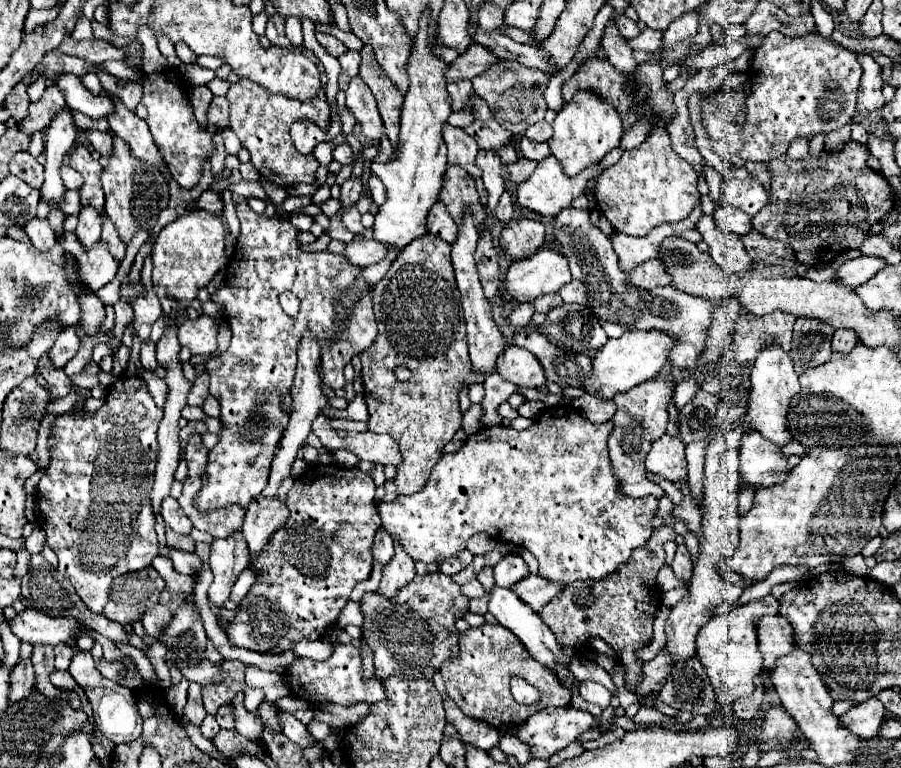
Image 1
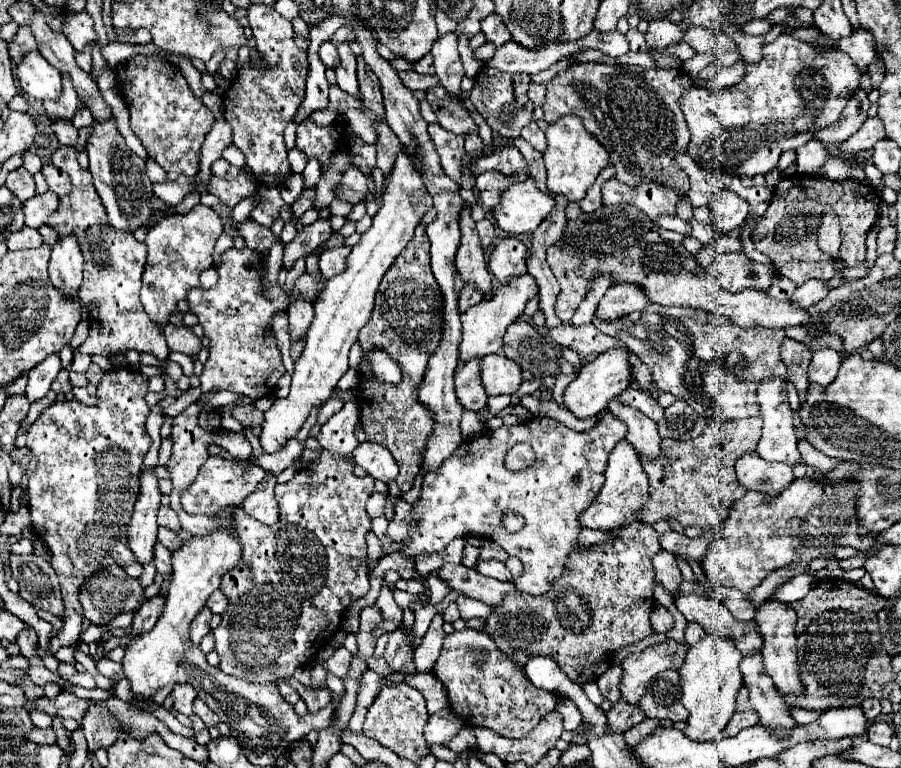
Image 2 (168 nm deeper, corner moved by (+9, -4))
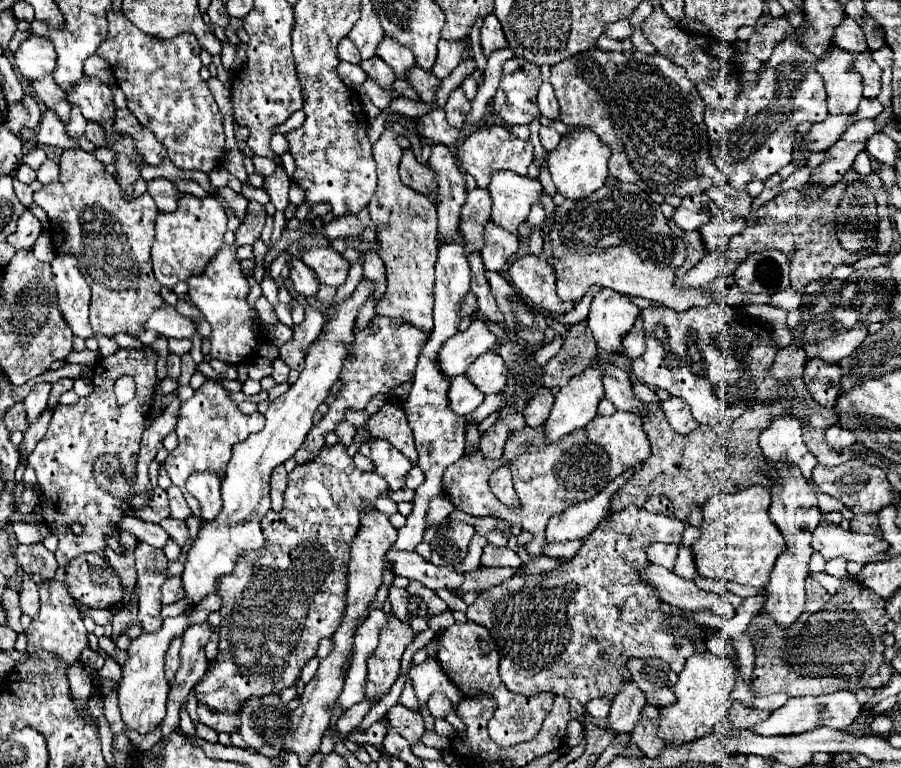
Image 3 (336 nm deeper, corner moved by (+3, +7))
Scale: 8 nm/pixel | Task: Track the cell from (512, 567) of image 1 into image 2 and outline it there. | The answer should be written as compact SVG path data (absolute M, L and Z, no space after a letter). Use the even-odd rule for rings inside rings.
M481 561L479 565L477 565L477 571L481 573L481 575L485 575L485 577L493 577L493 579L497 579L497 581L511 581L511 573L509 573L509 569L505 567L505 563L501 563L501 561Z

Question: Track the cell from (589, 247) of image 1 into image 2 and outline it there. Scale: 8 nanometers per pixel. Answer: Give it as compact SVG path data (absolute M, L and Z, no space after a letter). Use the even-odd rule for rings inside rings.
M649 303L645 311L635 311L633 315L625 315L625 319L617 319L613 323L603 325L597 317L593 319L593 325L597 325L603 333L621 339L651 371L653 383L667 393L673 393L677 399L687 401L697 415L705 419L721 419L721 421L735 421L743 417L757 417L759 405L757 405L757 385L763 379L779 377L785 383L785 391L789 393L789 403L793 411L793 425L795 435L801 441L804 438L805 425L795 411L799 409L799 395L795 387L787 379L785 365L779 359L779 347L785 339L783 329L761 329L761 327L733 327L727 319L717 319L715 315L705 315L701 311L693 309L681 309L681 307L657 307L655 303Z

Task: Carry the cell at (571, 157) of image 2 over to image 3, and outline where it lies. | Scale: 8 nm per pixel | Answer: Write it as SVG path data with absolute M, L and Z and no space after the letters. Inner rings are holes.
M573 128L569 134L565 134L555 150L547 154L549 172L553 178L553 184L557 186L557 192L561 192L565 198L579 200L603 186L603 180L607 176L607 160L611 156L611 150L607 144L603 144L589 128Z

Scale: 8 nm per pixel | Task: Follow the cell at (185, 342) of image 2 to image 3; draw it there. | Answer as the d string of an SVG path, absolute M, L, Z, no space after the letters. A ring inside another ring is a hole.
M163 304L153 312L153 316L145 324L147 330L155 330L165 338L187 338L191 340L195 334L195 324L181 316L173 306Z

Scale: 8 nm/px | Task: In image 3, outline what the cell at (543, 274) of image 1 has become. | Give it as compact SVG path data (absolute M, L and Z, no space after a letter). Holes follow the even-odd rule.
M473 320L467 330L451 336L439 350L443 374L449 378L463 374L477 356L493 350L495 344L497 336L489 330L489 326L481 320Z

